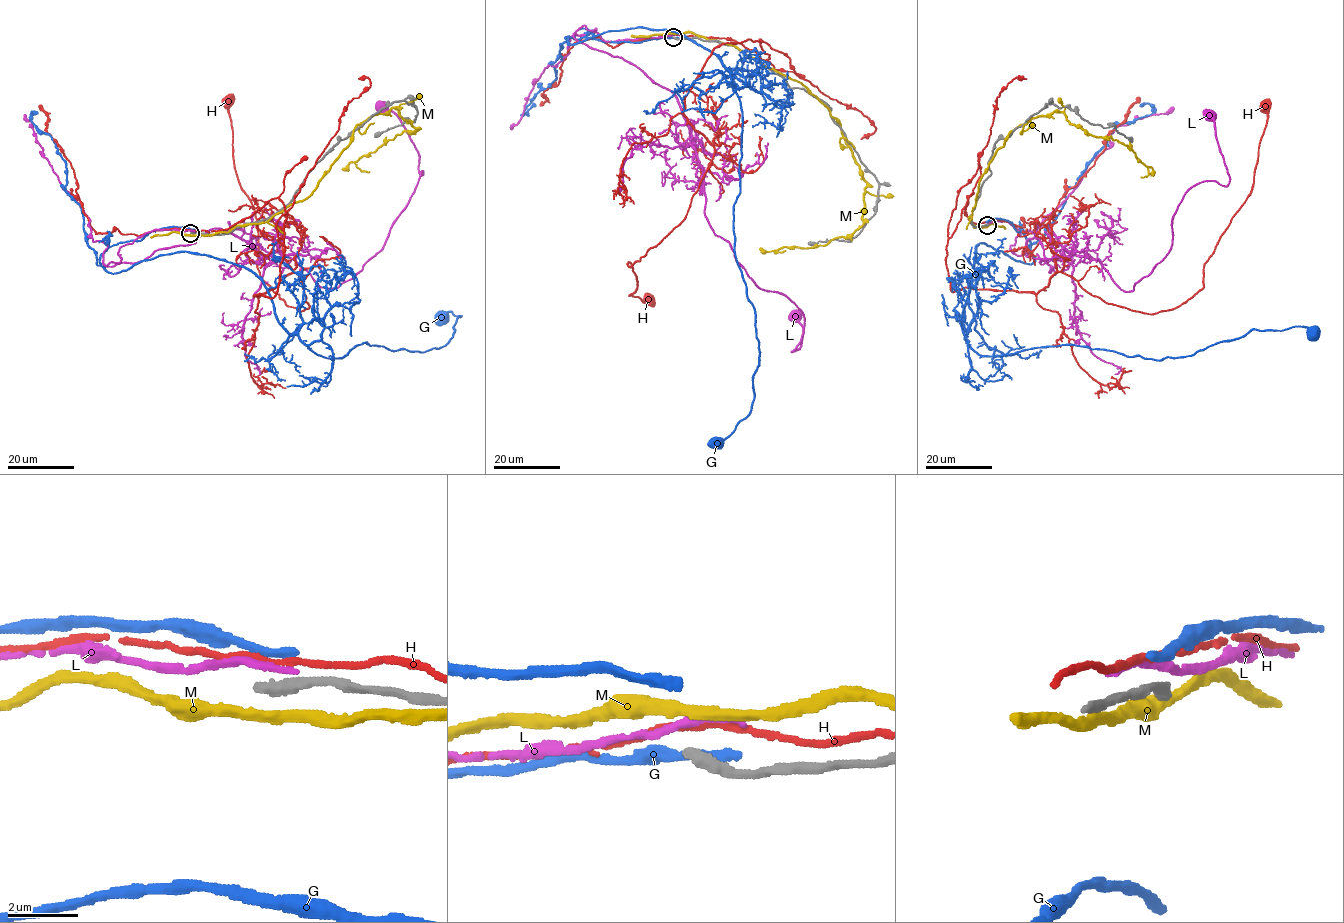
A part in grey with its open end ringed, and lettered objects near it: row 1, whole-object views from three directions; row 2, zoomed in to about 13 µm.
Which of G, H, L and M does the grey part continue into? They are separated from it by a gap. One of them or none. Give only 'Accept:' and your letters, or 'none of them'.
Accept: none of them

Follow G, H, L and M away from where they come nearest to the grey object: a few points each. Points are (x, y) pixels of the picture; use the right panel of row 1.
G: (988, 221), (1012, 222), (1034, 261), (974, 247), (978, 354), (1162, 360), (1312, 333)
H: (986, 222), (972, 193), (951, 291), (1063, 272), (1178, 307), (1250, 193), (1265, 105)
L: (986, 222), (1027, 256), (1042, 223), (1132, 291), (1185, 194), (1230, 180), (1210, 116)
M: (985, 227), (967, 217), (980, 177), (1011, 131), (1032, 118), (1057, 110), (1111, 136), (1147, 168), (1141, 176)

